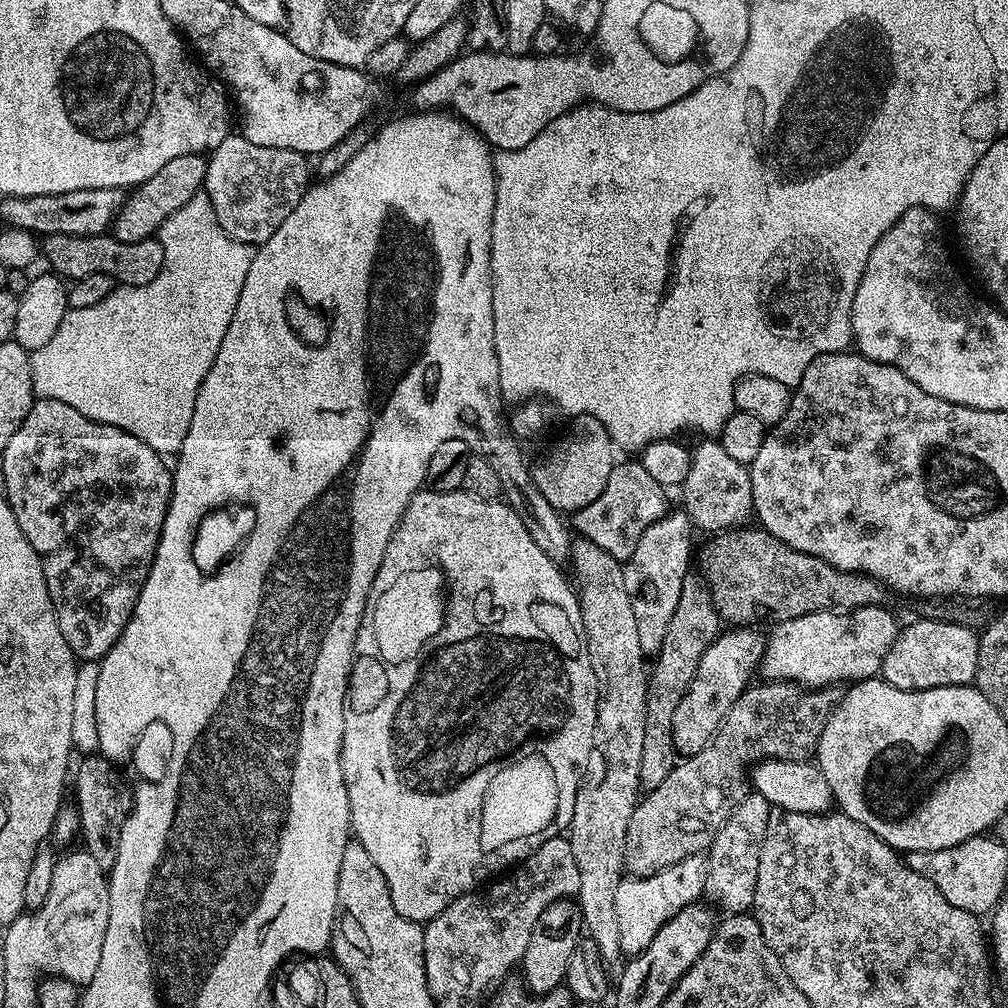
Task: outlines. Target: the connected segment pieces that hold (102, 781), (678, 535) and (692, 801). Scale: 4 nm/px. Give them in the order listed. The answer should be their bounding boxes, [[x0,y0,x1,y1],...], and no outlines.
[[74,754,130,870],[624,510,694,654],[625,743,750,876]]

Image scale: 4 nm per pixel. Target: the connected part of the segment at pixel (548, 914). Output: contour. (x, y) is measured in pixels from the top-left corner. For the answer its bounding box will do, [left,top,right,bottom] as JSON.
[522,899,582,996]

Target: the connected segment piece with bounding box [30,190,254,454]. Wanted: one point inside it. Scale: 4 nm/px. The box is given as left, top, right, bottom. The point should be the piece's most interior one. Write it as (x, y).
(136, 361)

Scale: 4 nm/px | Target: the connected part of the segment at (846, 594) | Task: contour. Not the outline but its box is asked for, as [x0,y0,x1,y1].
[702,526,886,626]

